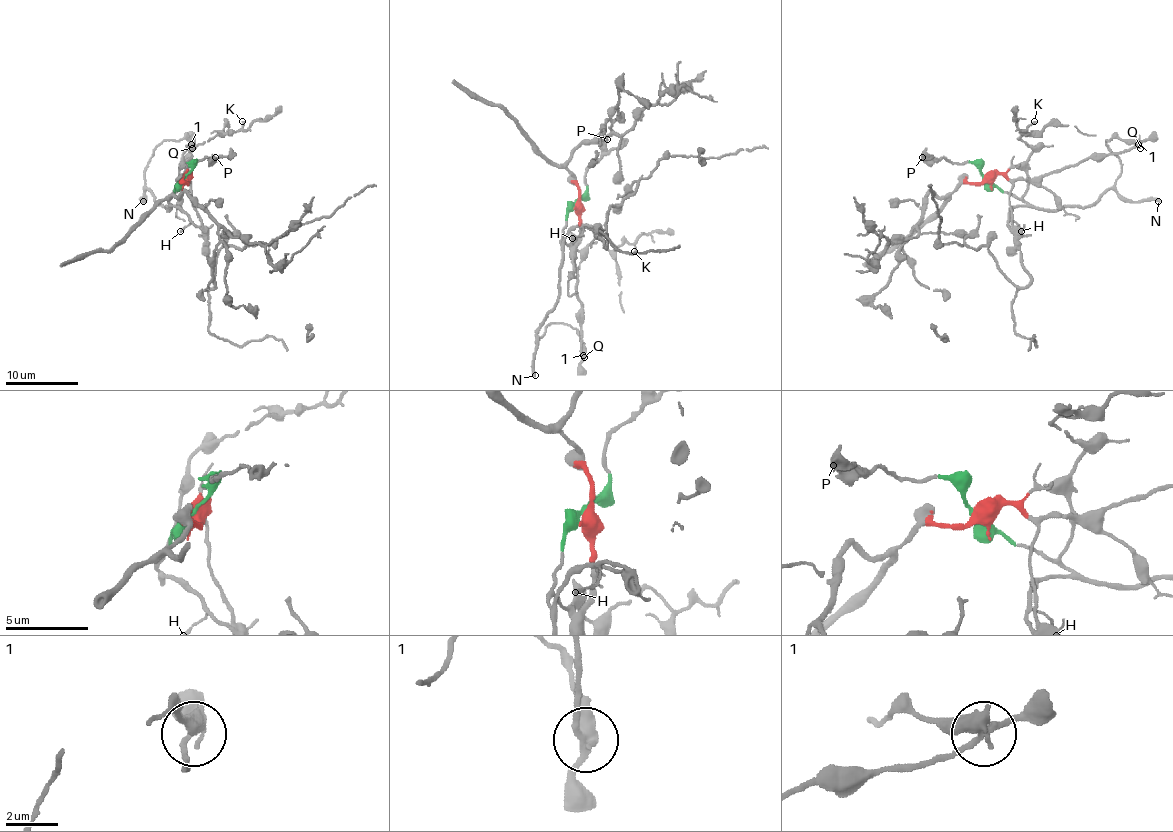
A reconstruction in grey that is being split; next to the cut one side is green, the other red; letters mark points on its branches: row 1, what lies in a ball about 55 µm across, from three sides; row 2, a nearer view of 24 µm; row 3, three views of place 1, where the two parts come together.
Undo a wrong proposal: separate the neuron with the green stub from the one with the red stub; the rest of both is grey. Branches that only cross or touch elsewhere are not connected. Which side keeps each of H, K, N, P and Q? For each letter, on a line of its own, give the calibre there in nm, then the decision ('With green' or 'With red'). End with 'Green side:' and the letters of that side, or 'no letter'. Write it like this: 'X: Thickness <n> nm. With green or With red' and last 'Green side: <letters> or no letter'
H: Thickness 170 nm. With green
K: Thickness 160 nm. With green
N: Thickness 260 nm. With green
P: Thickness 320 nm. With green
Q: Thickness 130 nm. With green
Green side: H, K, N, P, Q

